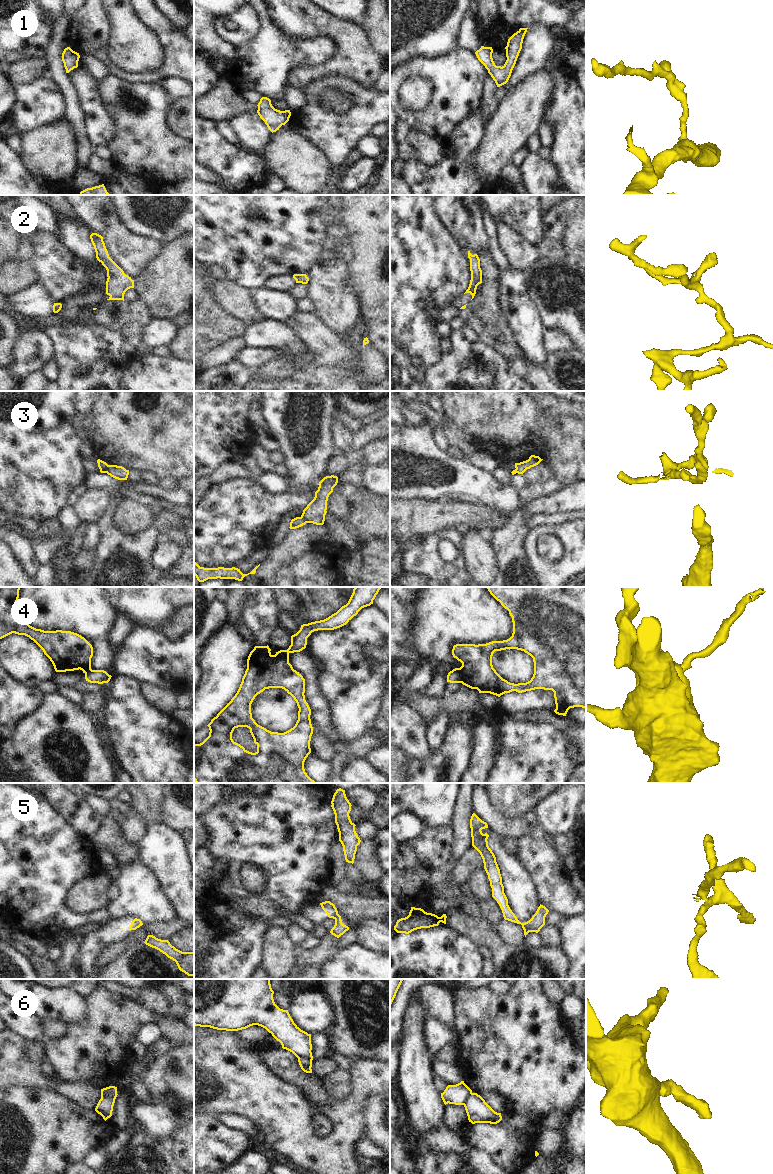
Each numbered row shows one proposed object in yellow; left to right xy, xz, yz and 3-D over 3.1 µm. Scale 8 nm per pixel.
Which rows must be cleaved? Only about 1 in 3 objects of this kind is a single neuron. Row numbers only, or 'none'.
3, 4, 5, 6

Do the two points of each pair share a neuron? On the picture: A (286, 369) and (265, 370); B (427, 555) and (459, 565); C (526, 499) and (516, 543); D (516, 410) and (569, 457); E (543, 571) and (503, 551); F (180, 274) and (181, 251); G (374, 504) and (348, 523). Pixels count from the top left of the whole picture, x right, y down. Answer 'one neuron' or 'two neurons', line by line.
A: one neuron
B: one neuron
C: one neuron
D: one neuron
E: two neurons
F: one neuron
G: one neuron

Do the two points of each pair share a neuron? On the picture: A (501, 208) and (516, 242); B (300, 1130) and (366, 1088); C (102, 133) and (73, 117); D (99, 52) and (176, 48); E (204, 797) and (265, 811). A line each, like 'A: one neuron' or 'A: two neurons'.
A: two neurons
B: one neuron
C: two neurons
D: one neuron
E: two neurons

